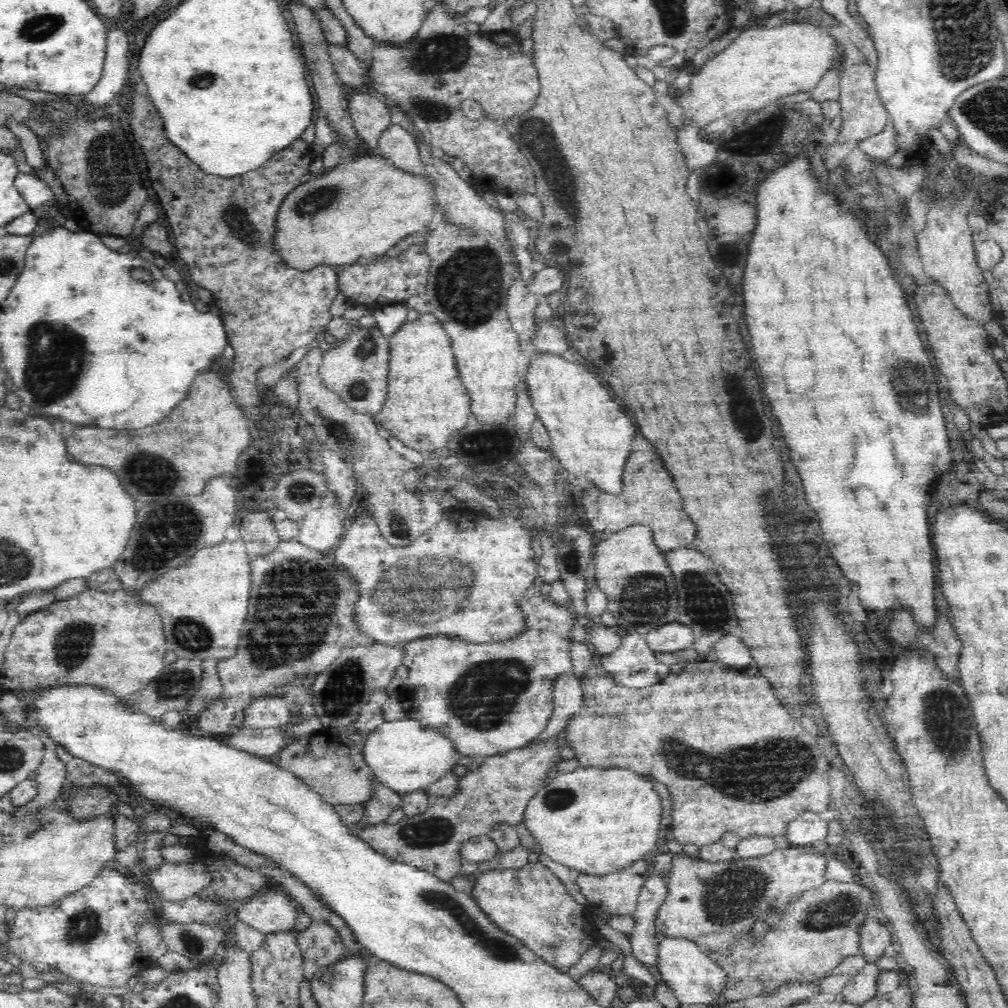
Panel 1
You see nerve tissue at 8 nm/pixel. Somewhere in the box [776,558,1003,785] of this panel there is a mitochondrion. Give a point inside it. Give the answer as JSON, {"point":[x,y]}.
{"point":[944,713]}

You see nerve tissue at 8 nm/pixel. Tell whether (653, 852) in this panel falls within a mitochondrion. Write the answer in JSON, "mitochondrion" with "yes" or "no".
{"mitochondrion":"no"}

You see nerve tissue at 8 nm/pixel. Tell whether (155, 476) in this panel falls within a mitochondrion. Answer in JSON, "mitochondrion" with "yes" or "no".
{"mitochondrion":"yes"}

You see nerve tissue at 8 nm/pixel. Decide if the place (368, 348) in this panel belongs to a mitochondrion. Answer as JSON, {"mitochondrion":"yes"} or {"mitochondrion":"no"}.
{"mitochondrion":"yes"}

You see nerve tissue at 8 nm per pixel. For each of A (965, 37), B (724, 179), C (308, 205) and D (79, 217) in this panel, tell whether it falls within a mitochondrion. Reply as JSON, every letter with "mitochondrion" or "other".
{"A":"mitochondrion","B":"other","C":"mitochondrion","D":"other"}

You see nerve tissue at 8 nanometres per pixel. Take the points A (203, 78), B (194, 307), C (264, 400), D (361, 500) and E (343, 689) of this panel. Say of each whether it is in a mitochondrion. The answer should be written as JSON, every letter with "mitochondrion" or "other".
{"A":"mitochondrion","B":"other","C":"other","D":"other","E":"mitochondrion"}

